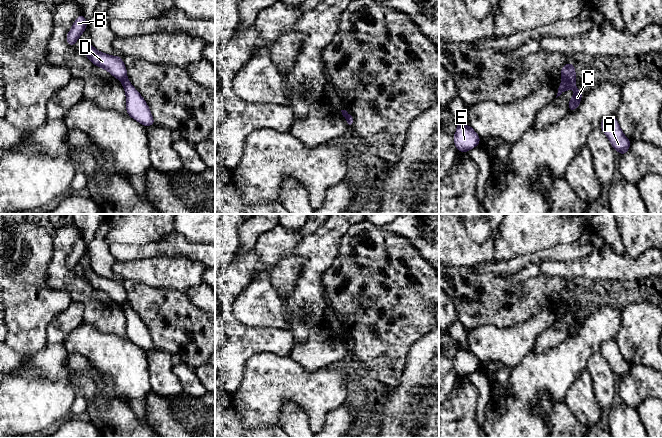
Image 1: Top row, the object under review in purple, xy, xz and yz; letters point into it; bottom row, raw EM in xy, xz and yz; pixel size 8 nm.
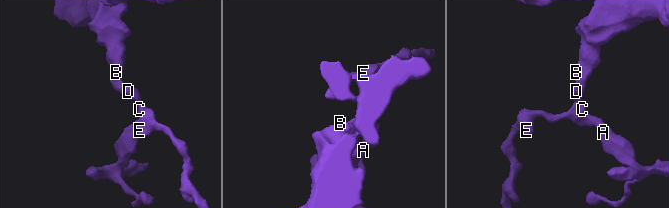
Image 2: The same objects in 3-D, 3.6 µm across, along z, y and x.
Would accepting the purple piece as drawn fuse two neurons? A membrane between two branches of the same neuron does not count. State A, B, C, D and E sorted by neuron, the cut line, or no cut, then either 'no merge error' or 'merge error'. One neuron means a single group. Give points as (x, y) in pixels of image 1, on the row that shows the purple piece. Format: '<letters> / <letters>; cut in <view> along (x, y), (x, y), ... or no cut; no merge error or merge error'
A C E / B D; cut in yz along (575, 78), (564, 78), (562, 80); merge error

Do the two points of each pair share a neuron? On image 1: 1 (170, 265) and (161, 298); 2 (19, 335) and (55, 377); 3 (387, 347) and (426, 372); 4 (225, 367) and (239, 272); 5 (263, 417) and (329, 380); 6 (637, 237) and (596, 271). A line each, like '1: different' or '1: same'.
1: different
2: different
3: different
4: same
5: same
6: different

